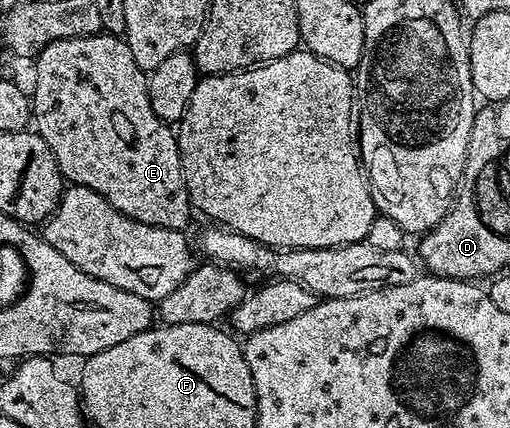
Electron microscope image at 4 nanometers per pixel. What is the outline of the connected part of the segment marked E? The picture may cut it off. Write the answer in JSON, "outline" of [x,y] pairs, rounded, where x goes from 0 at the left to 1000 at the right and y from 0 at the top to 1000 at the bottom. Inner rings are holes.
{"outline":[[[202,72],[171,86],[127,86],[88,105],[75,129],[75,171],[67,180],[63,292],[71,308],[94,334],[94,343],[114,383],[114,397],[122,402],[124,416],[137,432],[163,432],[180,446],[188,446],[206,470],[220,474],[220,484],[227,484],[227,493],[235,493],[275,521],[290,521],[316,535],[347,535],[351,540],[367,533],[363,526],[373,516],[376,481],[369,456],[369,437],[361,428],[361,409],[357,407],[349,322],[343,304],[327,285],[314,280],[306,259],[298,259],[288,173],[267,152],[267,143],[259,133],[259,119],[253,117],[237,84]]]}

